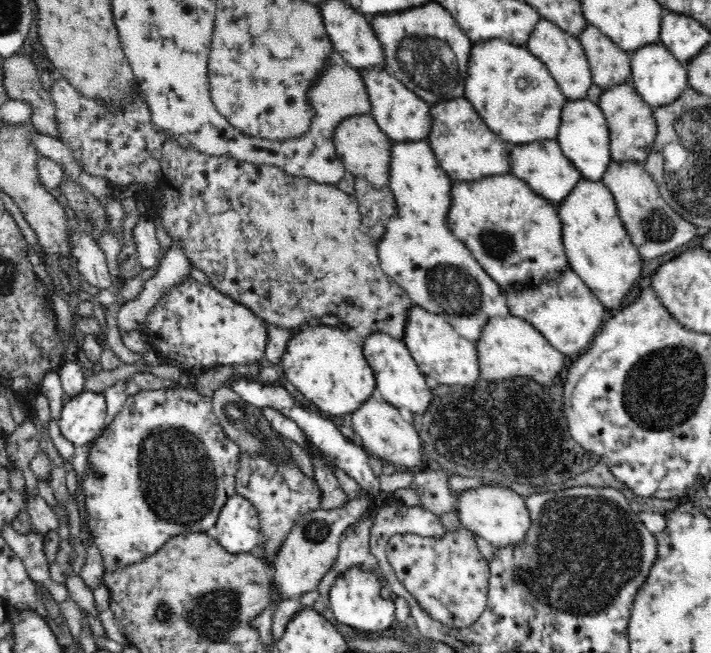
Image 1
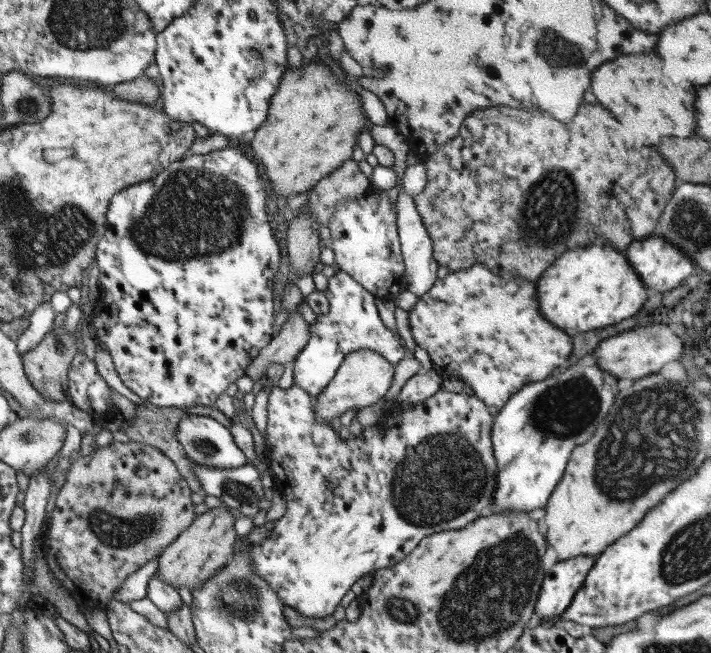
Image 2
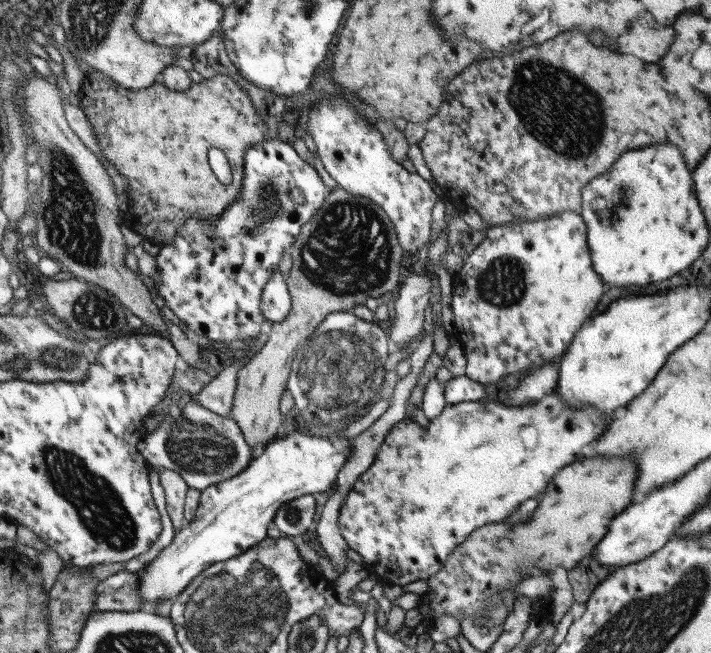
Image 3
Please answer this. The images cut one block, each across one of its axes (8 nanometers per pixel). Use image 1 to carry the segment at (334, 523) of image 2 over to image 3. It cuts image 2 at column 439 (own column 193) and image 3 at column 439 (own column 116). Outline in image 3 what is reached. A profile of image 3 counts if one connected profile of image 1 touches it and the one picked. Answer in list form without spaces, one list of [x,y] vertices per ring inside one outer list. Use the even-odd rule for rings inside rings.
[[[556,394],[543,396],[537,402],[522,407],[507,407],[494,401],[484,400],[449,403],[436,418],[429,422],[426,428],[413,421],[412,418],[405,416],[384,437],[370,468],[356,479],[352,488],[348,491],[346,500],[341,504],[337,520],[341,535],[344,540],[347,540],[349,548],[362,556],[362,560],[369,572],[376,575],[381,582],[403,586],[410,584],[410,582],[416,582],[416,580],[426,580],[444,566],[447,556],[452,554],[453,549],[462,544],[477,528],[488,523],[502,522],[520,504],[529,500],[529,498],[537,497],[536,494],[539,494],[539,492],[543,492],[548,481],[552,480],[556,472],[582,457],[580,453],[582,448],[598,439],[610,420],[612,420],[610,414],[603,414],[603,412],[596,410],[595,406],[589,406],[589,404],[583,406],[583,408],[566,406]]]

